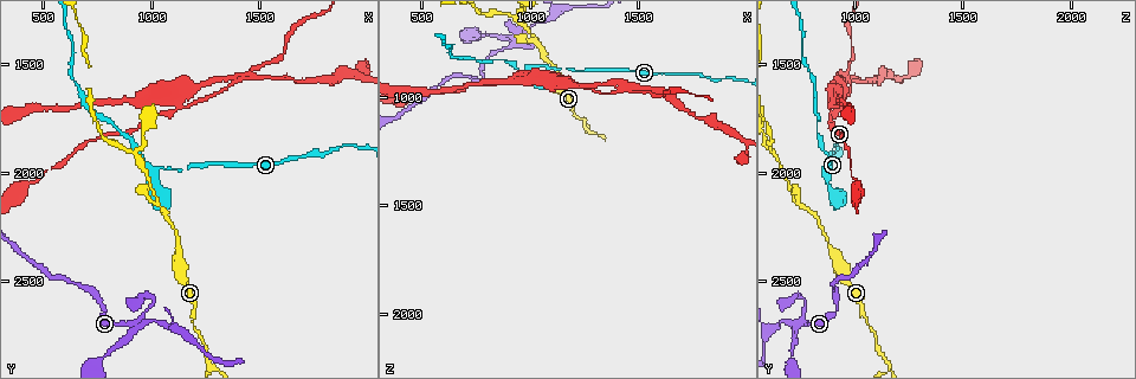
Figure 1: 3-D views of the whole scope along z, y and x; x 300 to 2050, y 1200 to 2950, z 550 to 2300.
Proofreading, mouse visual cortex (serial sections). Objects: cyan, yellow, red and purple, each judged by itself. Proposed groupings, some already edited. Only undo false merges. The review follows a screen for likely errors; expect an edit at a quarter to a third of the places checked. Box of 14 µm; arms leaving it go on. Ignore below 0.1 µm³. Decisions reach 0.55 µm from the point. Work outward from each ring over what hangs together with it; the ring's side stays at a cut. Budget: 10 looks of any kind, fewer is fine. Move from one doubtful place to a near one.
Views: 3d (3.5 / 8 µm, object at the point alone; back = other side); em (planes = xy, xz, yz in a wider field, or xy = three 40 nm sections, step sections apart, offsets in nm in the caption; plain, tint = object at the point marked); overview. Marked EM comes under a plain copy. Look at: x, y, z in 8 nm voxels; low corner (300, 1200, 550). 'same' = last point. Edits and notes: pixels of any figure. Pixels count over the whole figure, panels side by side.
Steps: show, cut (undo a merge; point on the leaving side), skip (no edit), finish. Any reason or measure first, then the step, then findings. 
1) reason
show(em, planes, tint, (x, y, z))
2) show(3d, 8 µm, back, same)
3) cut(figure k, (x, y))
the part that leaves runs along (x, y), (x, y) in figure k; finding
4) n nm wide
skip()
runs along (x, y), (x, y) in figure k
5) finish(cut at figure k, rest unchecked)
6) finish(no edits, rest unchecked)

a narrow waist
show(3d, 3.5 µm, (500, 2010, 990))

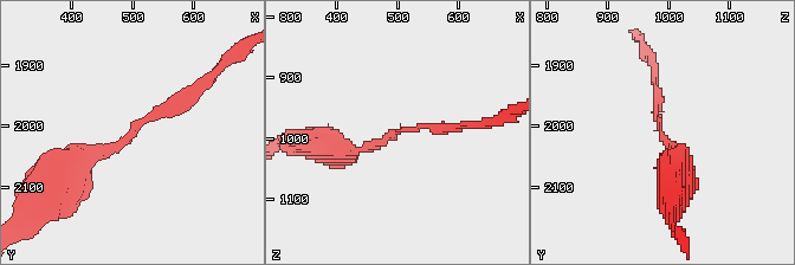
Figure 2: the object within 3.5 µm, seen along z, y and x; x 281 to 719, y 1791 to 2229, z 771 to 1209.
arms of 150, 150 nm; shape alone is not enough
show(em, xy, step 3, tint, (510, 2010, 980))

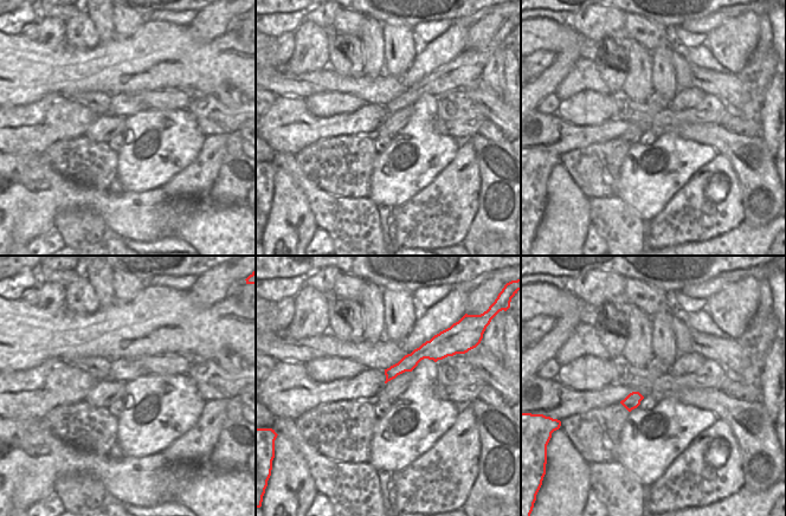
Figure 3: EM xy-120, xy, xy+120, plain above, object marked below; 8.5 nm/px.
show(em, planes, tint, same)

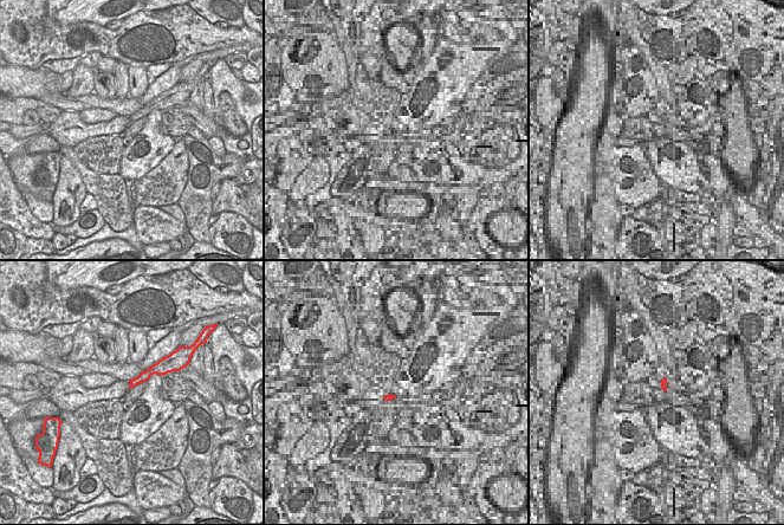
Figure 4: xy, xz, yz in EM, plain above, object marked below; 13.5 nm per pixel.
120 nm wide
skip()
runs along (161, 369), (153, 369), (133, 383) in figure 4; all the same cell

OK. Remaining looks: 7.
three arms meet
show(3d, 8 µm, (1020, 1980, 870))

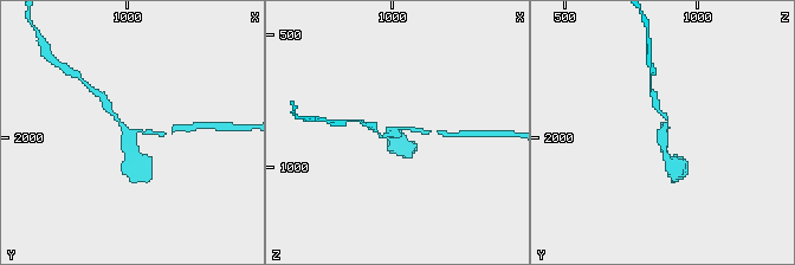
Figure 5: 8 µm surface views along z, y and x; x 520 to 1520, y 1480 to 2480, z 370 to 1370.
3 arms; arms of 100, 150, 200 nm; shape alone is not enough
show(em, xy, step 3, tint, (1010, 1980, 860))

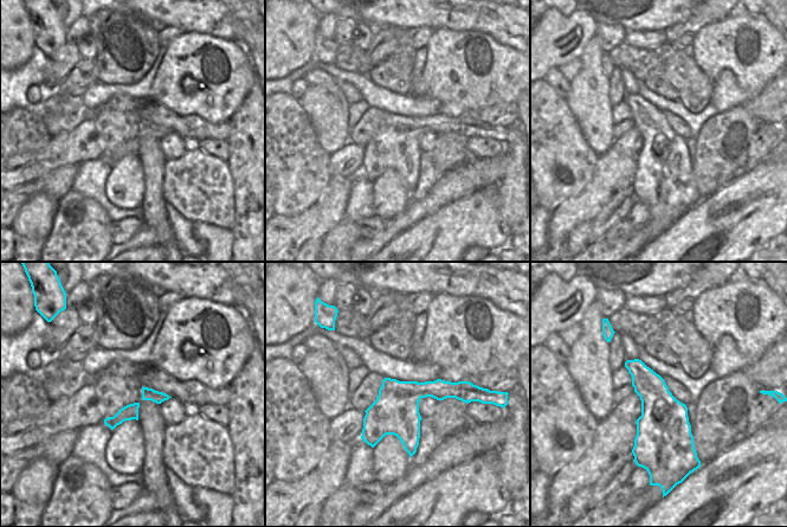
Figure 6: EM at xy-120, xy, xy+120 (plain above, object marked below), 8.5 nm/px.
skip()
runs along (163, 133), (129, 133), (133, 165) in figure 5; all the same cell

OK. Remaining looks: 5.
four-way junction
show(3d, 3.5 µm, (930, 2710, 740))

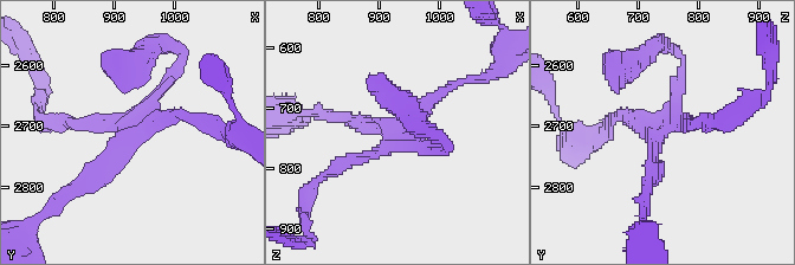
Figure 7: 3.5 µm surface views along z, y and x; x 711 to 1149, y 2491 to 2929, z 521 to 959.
4 arms; arms of 150, 150, 200, 200 nm
skip()
runs along (697, 121), (654, 142), (645, 186) in figure 7; one cell here

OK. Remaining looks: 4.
two arms at a narrow angle
show(3d, 3.5 µm, (1450, 1550, 940))

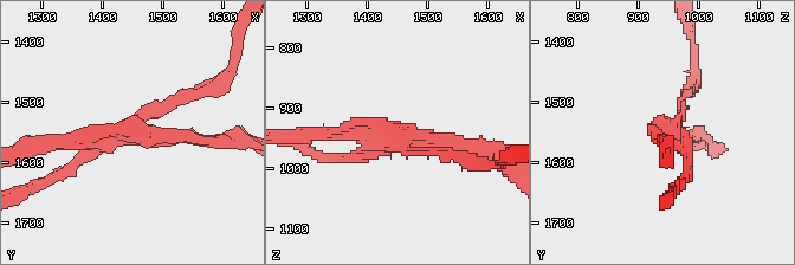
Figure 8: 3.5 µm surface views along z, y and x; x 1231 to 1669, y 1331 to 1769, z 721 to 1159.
shape alone is not enough
show(em, xy, step 2, tint, (1450, 1545, 940))

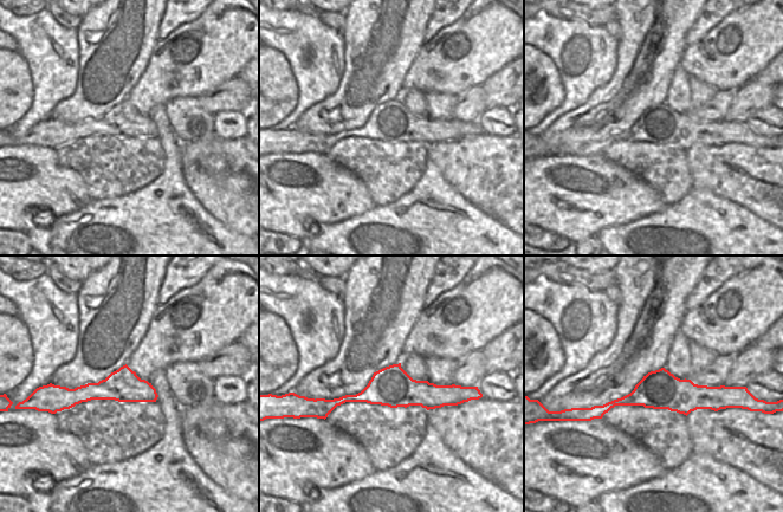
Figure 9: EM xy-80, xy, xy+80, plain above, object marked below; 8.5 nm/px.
show(em, xy, step 1, tint, same)

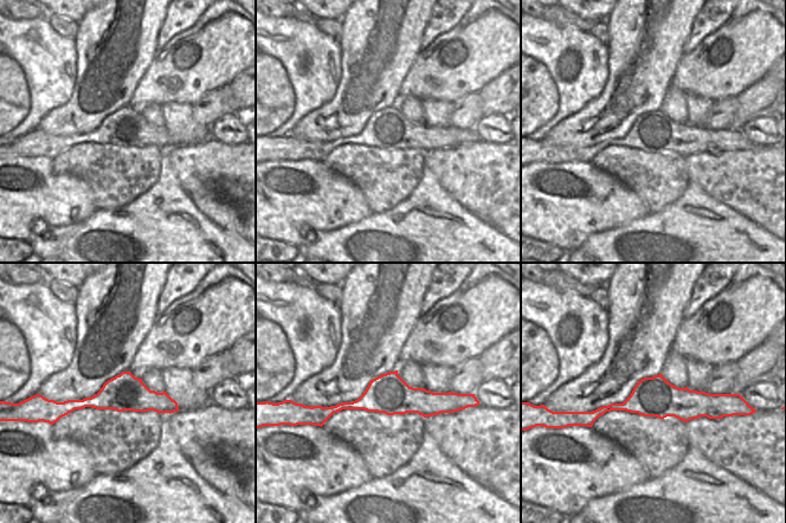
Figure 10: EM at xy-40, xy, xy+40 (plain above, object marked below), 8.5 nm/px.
cut(figure 8, (59, 142))
two cells meet here

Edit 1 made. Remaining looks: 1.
finish(cut at figure 8, rest unchecked)

